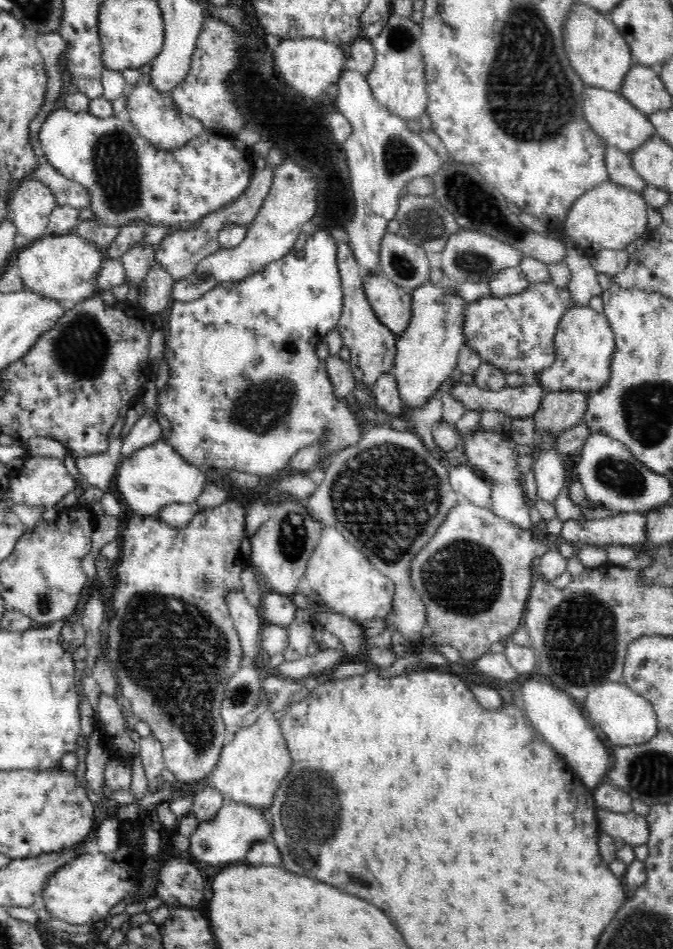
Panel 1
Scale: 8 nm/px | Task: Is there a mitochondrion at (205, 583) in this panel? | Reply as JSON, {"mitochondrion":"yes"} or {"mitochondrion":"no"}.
{"mitochondrion":"yes"}

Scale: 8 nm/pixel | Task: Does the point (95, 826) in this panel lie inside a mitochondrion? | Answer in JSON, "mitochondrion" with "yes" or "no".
{"mitochondrion":"no"}

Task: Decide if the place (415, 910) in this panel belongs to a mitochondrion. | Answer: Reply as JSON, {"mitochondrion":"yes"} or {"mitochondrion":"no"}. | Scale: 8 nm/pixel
{"mitochondrion":"no"}

